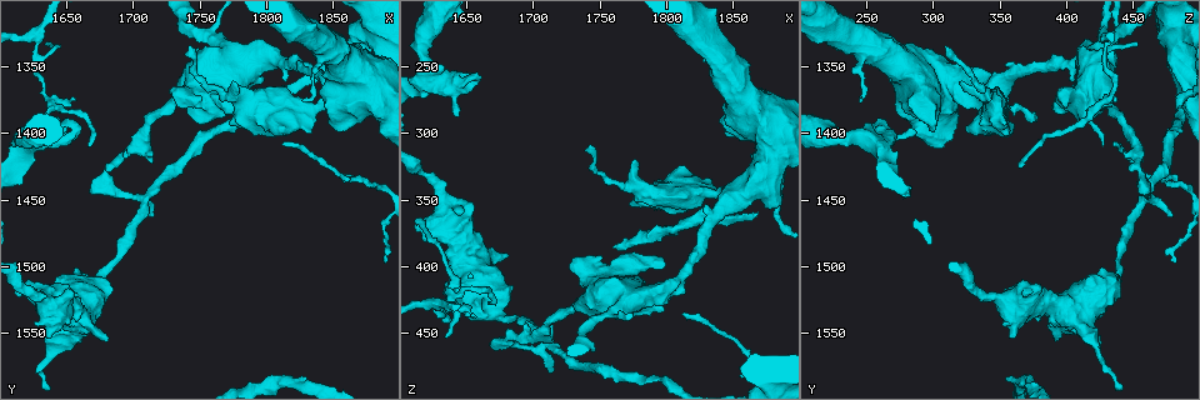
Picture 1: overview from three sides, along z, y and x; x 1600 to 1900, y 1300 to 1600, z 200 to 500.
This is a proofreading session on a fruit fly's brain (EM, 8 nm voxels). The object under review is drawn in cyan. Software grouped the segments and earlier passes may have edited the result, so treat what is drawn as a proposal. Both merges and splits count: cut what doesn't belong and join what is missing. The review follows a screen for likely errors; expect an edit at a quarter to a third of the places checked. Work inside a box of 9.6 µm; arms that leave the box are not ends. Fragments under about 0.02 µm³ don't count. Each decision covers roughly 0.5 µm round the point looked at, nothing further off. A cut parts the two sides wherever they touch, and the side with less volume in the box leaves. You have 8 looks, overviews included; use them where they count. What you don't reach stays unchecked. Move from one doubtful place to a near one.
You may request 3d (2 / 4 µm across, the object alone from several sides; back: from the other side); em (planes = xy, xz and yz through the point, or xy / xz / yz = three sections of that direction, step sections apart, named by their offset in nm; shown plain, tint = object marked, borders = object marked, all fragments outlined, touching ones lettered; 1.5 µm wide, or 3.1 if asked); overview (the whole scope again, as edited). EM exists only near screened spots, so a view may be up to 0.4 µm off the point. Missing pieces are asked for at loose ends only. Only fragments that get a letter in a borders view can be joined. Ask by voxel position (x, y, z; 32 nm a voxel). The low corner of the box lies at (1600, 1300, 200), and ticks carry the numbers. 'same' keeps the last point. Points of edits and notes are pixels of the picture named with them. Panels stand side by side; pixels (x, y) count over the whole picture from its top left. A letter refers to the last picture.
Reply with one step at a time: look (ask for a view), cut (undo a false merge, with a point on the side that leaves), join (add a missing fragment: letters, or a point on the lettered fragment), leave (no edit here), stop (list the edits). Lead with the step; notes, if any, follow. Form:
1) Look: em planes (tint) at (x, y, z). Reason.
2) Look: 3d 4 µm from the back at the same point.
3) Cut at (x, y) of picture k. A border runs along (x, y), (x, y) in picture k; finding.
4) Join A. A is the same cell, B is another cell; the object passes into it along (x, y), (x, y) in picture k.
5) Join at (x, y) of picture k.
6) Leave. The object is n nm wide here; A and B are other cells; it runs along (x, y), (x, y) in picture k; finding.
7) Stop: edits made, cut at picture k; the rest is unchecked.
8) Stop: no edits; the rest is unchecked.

Look: 3d 2 µm at (1680, 1556, 392). Branch stops here.

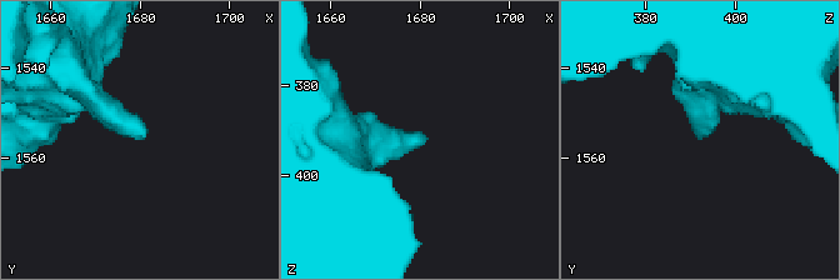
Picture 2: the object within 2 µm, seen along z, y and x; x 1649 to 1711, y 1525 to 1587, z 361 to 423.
Look: em planes (borders) at (1680, 1556, 391).

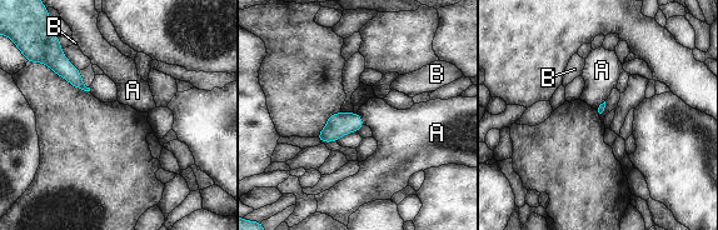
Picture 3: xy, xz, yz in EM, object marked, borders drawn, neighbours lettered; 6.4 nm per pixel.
Leave. A and B are other cells; none of them fits.

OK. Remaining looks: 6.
Look: 3d 2 µm at (1710, 1450, 460). Two arms in line, one across.

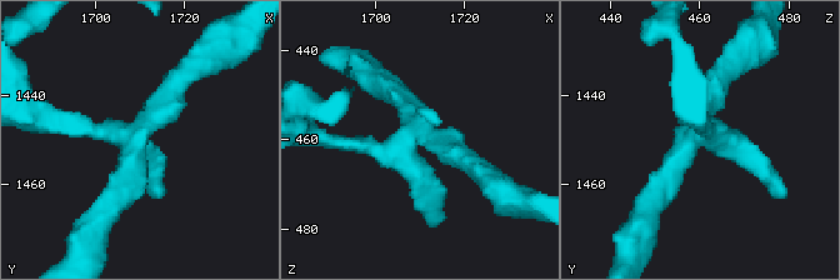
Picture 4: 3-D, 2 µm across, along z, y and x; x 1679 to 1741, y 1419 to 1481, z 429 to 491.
Look: em xy step 4 (tint) at (1709, 1449, 458).

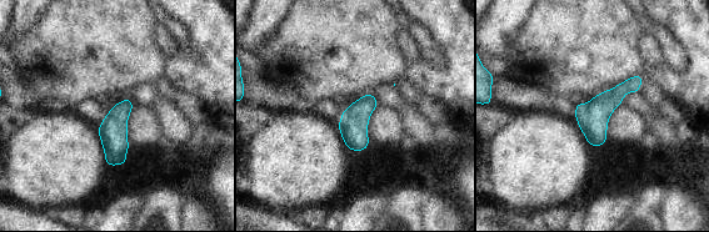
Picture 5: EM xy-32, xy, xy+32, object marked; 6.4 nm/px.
Look: em yz step 4 (borders) at the same point. Cut it another way.

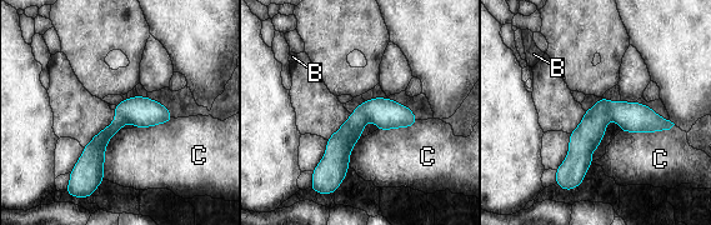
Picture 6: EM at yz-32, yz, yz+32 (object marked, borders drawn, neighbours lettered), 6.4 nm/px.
Cut at (340, 144) of picture 6. B and C are other cells; the part that leaves runs along (604, 101), (580, 148), (574, 183) in picture 6; two neurons meet here.

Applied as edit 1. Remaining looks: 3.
Look: overview. See it whole again.

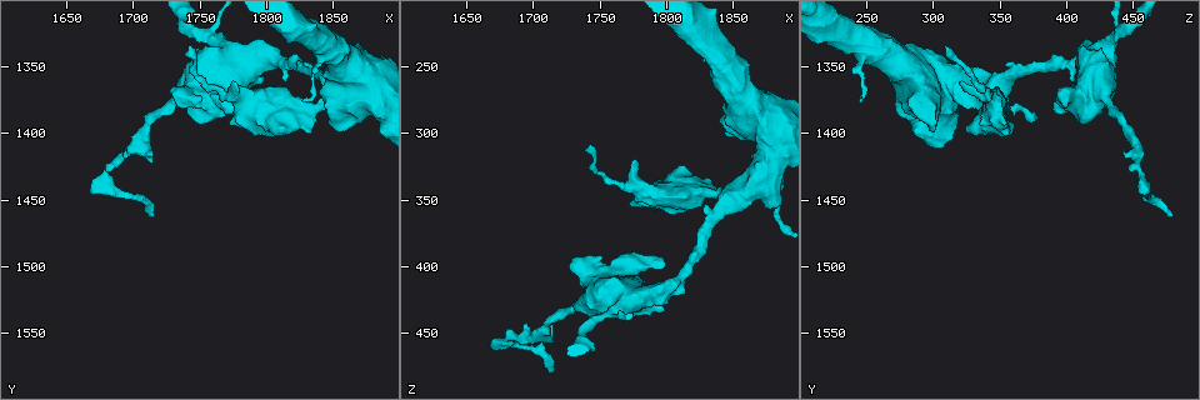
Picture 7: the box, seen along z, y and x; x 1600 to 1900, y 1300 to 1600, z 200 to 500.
Look: em planes (borders) at (1756, 1324, 436). Three arms meet.

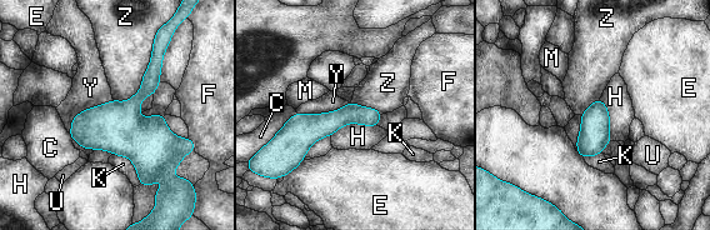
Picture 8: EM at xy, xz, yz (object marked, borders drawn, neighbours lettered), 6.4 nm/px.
Leave. The longest contact is with Z, 500 nm; C, E, F, H, K, M, U, Y and Z are other cells; one neuron here.

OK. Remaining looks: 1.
Stop: edits made, cut at picture 6; the rest is unchecked.

